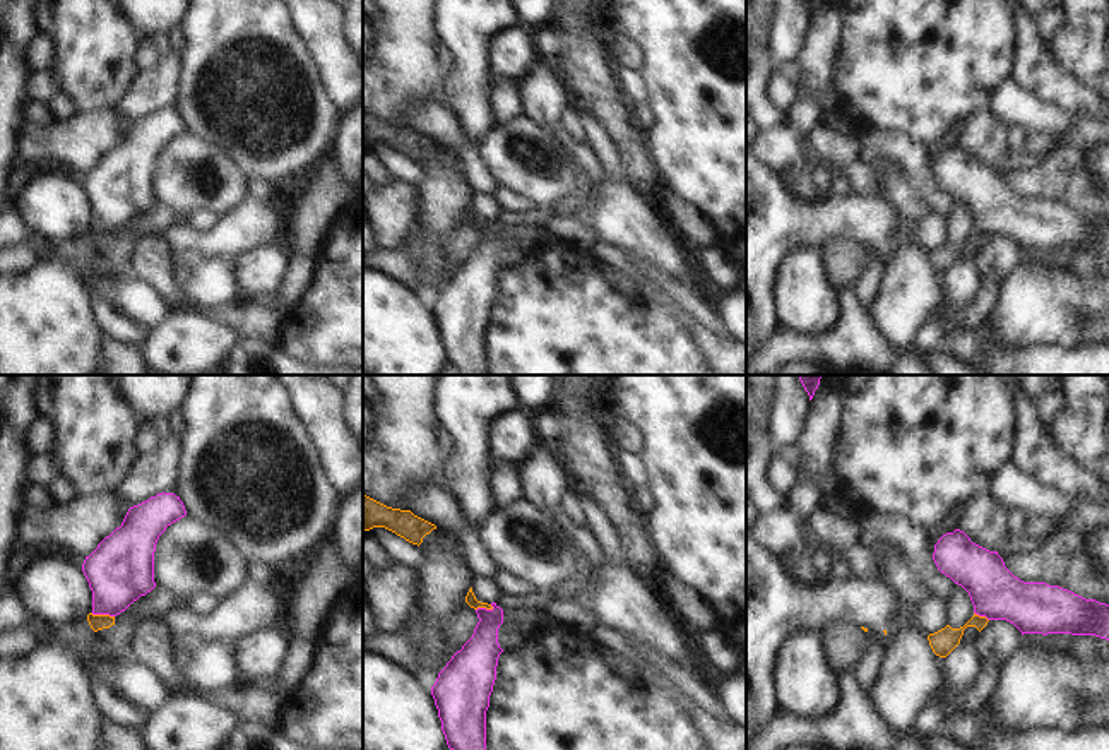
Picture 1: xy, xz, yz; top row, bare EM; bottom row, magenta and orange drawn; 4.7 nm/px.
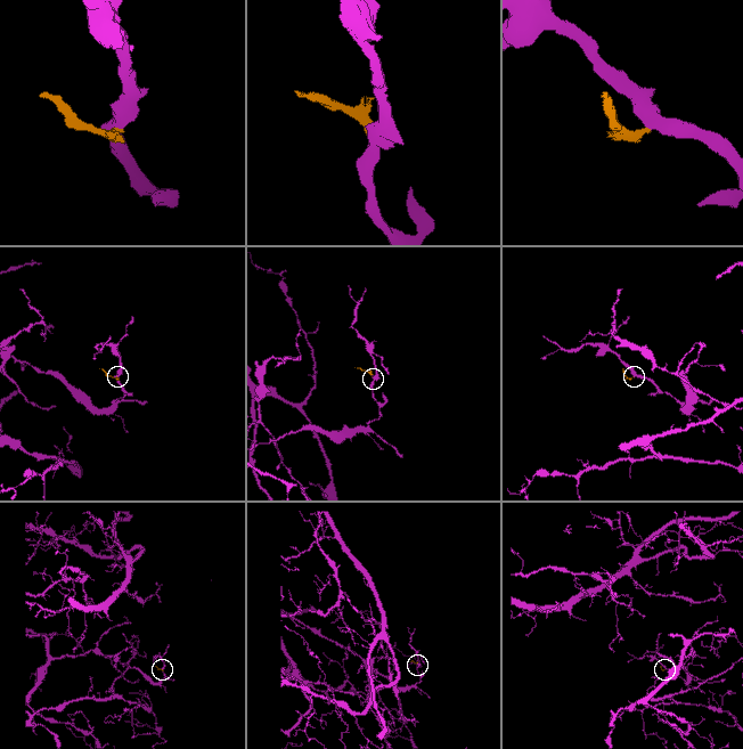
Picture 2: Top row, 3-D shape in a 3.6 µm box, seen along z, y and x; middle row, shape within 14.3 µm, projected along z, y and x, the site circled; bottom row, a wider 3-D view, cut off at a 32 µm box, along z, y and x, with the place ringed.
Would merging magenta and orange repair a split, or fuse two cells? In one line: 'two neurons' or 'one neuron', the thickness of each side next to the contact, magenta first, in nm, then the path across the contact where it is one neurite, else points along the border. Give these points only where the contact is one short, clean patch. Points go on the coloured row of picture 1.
two neurons; 300 nm thick on the magenta side, 80 nm on the other; border along xy (91, 613), (108, 613), (113, 617)

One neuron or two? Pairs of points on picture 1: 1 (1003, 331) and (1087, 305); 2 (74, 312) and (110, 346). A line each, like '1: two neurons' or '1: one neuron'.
1: one neuron
2: two neurons

